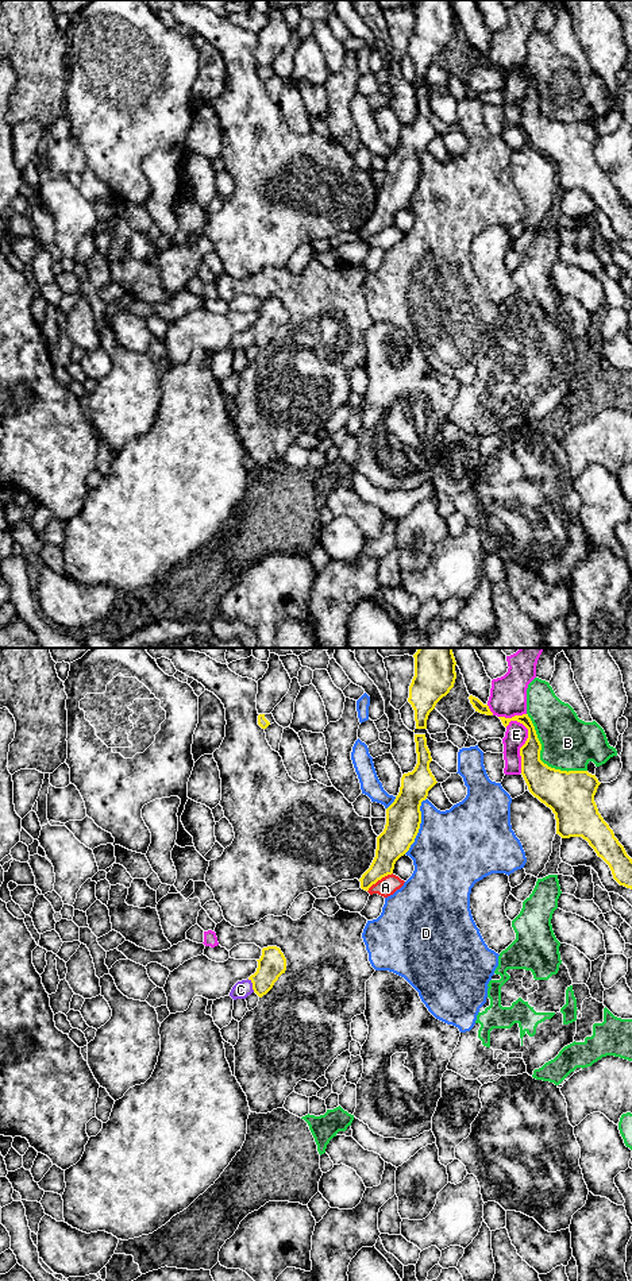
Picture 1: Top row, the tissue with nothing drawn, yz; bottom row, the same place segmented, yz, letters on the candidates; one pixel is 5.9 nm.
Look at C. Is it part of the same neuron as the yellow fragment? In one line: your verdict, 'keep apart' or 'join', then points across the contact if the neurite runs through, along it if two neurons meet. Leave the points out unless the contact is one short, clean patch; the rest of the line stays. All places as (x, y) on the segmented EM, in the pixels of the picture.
join | across yz (272, 964), (253, 986), (241, 990)

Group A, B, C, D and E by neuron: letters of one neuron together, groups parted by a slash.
A / B / C / D / E

